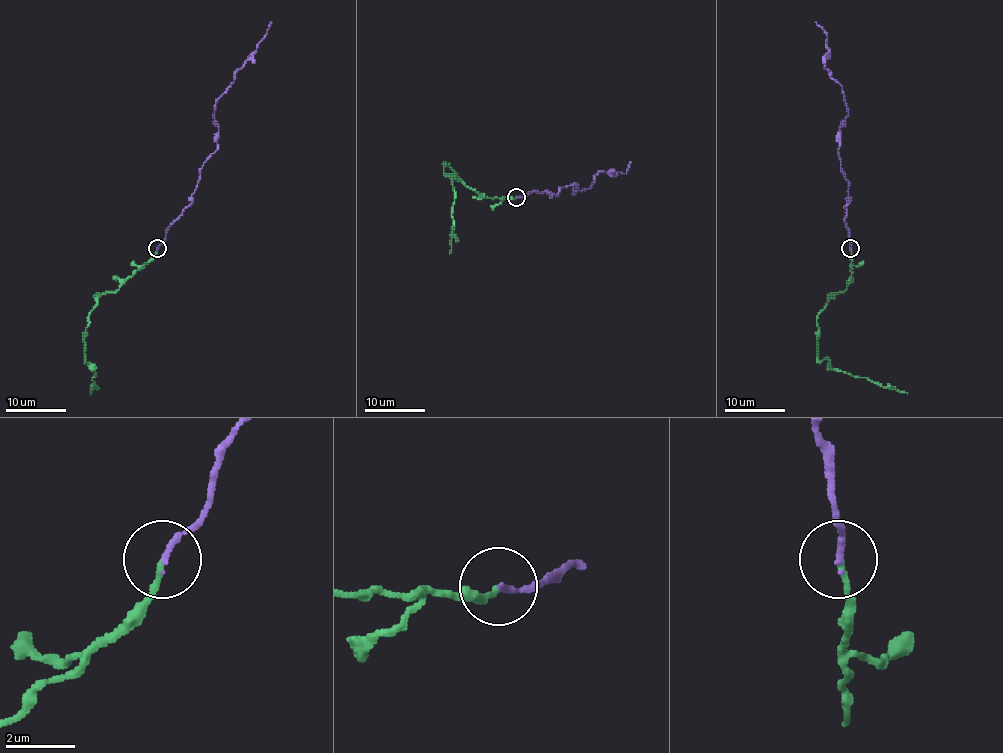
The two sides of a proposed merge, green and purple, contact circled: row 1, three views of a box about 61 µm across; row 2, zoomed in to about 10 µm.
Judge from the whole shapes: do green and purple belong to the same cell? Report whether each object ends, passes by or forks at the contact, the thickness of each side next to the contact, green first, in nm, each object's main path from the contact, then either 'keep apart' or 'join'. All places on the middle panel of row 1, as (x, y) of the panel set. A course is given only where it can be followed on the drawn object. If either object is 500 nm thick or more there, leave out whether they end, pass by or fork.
green ends | purple ends | 140/180 nm | green via (516, 196), (483, 196), (444, 163), (444, 173), (451, 180), (454, 189), (450, 254) | purple via (516, 196), (557, 195), (575, 184), (574, 195), (589, 189), (599, 172), (625, 173), (631, 161) | join

